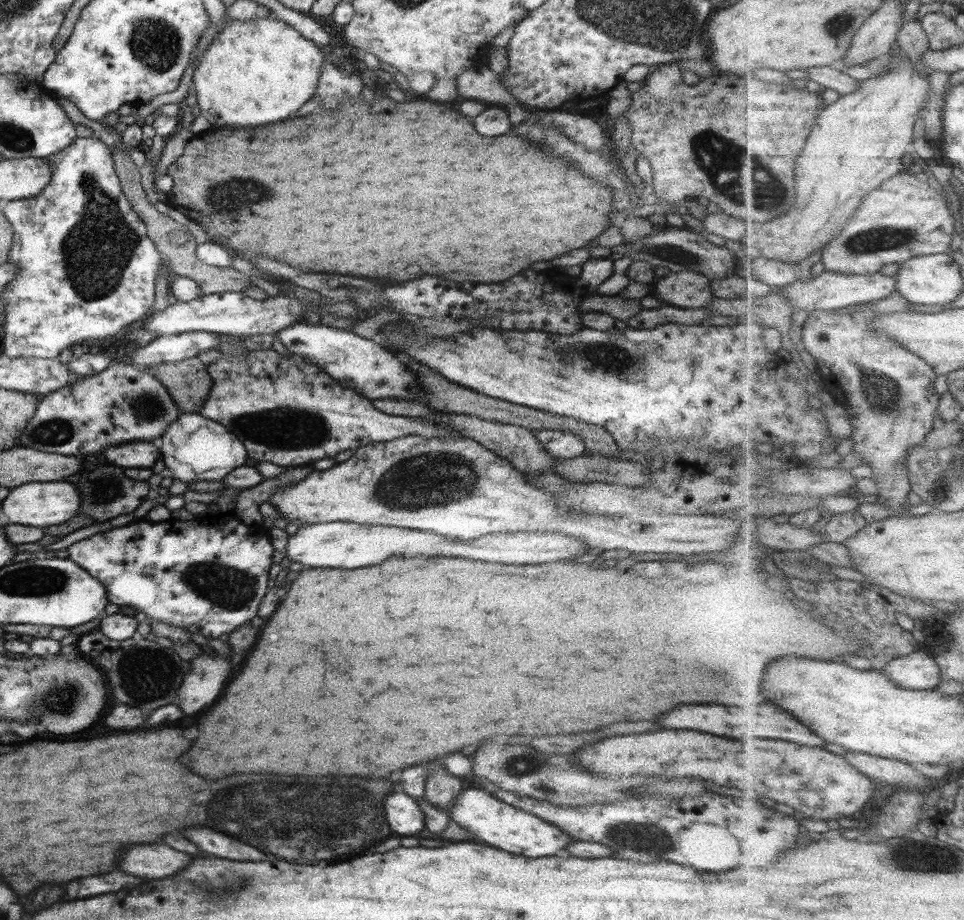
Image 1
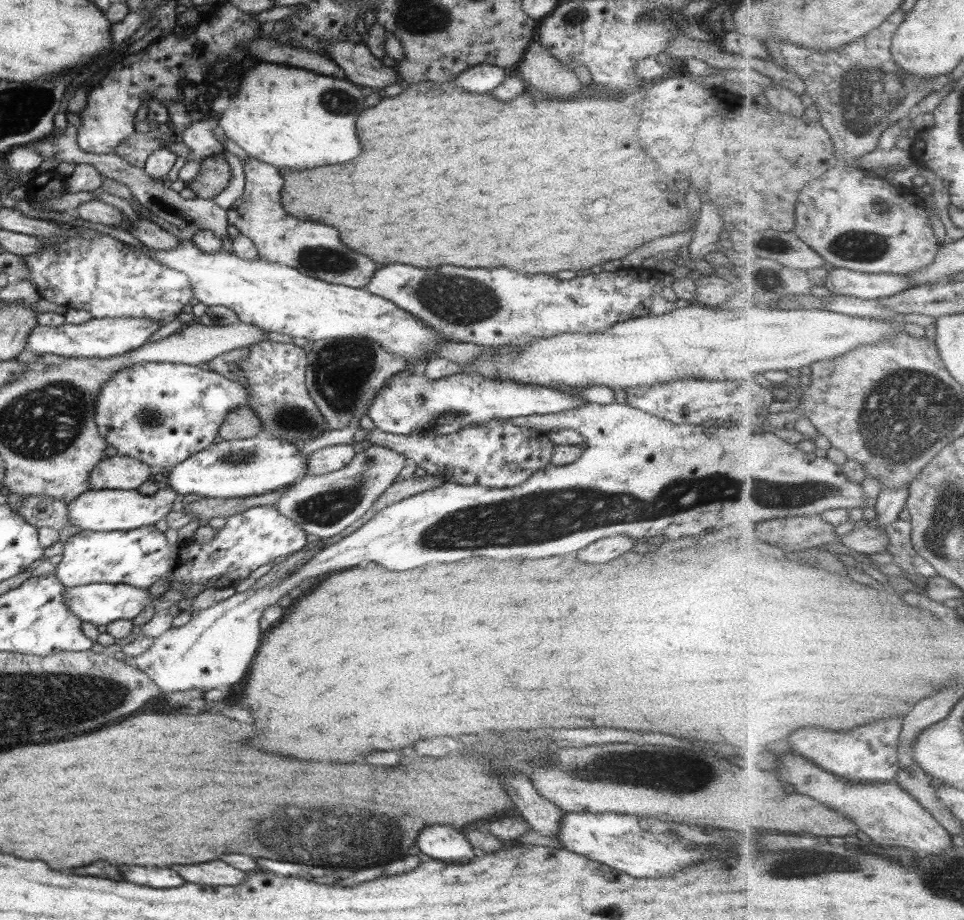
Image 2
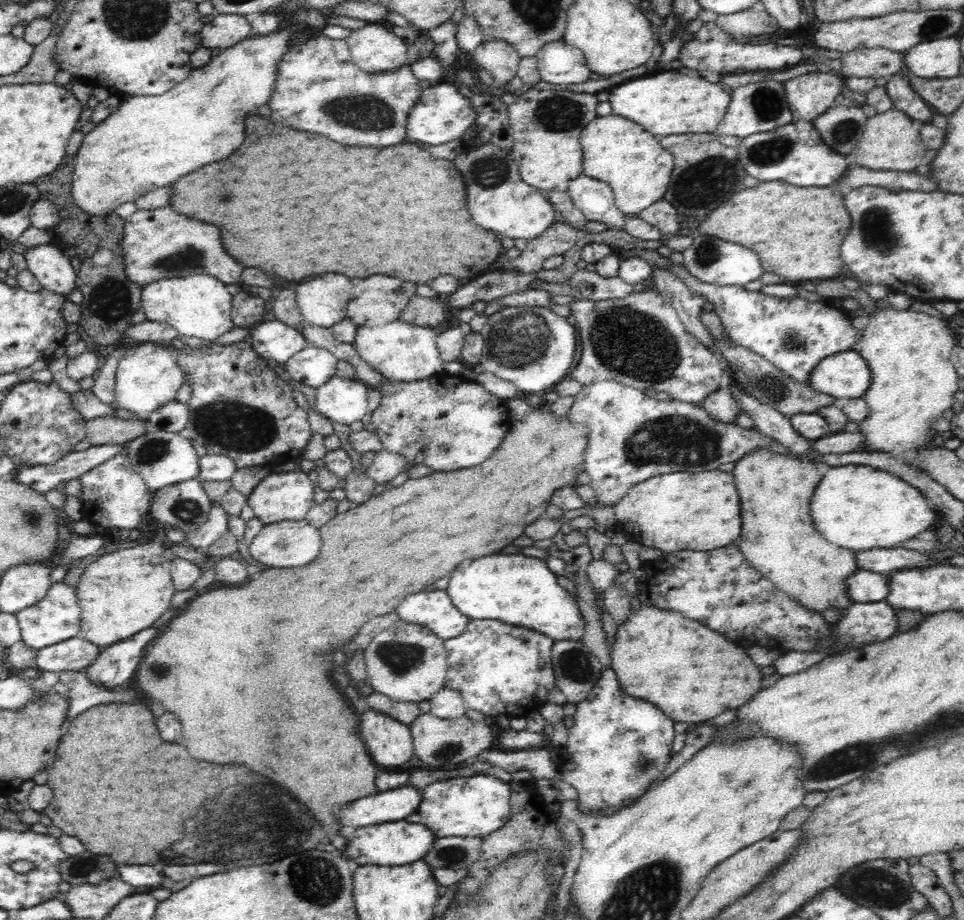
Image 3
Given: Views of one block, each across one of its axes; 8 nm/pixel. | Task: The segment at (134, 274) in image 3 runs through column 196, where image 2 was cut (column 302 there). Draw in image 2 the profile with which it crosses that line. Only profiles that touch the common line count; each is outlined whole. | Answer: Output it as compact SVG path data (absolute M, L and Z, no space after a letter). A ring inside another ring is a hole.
M248 157L249 159L243 162L244 178L246 179L244 194L227 210L227 221L229 224L236 226L240 234L247 236L256 245L259 258L262 260L295 268L306 276L311 276L330 284L341 284L352 288L364 289L380 266L376 262L372 262L370 258L348 250L340 242L336 228L328 228L324 224L304 222L304 220L298 220L298 218L290 216L281 203L284 180L279 170L257 158Z

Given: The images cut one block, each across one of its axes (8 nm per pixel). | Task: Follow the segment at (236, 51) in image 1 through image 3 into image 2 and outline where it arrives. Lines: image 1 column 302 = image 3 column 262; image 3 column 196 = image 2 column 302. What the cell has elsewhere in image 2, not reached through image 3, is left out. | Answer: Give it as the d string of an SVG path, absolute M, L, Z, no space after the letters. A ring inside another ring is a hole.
M260 62L240 80L238 94L230 98L229 108L218 116L217 125L252 158L280 169L309 169L324 164L350 162L362 152L362 144L354 130L354 118L367 106L361 88L335 77L320 75L302 68Z

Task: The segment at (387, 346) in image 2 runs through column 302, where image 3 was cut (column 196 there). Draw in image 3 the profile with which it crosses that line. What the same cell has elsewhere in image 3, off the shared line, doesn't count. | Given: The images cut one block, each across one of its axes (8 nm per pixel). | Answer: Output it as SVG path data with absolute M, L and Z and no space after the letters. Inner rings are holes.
M196 273L154 280L142 287L140 308L147 320L170 324L180 336L194 336L214 341L235 328L233 323L233 290L215 276Z

